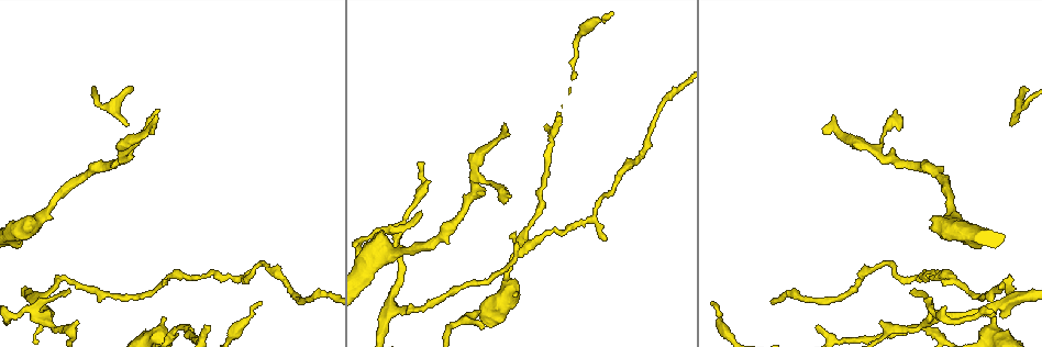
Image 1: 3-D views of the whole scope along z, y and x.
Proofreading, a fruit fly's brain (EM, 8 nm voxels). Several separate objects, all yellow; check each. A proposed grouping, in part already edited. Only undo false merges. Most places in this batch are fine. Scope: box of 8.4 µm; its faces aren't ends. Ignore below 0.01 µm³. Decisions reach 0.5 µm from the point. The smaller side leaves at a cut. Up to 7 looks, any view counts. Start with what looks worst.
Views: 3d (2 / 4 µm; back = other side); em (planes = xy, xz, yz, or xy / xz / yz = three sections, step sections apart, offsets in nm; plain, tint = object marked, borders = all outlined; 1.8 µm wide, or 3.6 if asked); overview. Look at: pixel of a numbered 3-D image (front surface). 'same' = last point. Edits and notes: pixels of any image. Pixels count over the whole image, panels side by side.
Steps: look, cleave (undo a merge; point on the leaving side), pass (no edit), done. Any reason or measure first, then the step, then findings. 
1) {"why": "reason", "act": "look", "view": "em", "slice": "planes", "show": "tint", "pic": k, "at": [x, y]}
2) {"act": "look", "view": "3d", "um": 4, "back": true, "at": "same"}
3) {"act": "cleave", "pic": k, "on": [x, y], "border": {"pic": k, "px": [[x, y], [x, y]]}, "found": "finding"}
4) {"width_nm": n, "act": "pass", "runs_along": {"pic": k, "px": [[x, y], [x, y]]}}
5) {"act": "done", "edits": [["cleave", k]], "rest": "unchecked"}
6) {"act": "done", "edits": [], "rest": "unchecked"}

{"why": "a narrow waist", "act": "look", "view": "em", "slice": "planes", "show": "tint", "pic": 1, "at": [874, 152]}

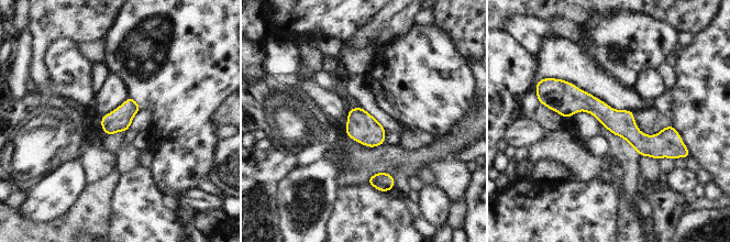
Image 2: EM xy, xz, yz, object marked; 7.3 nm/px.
{"act": "pass", "runs_along": {"pic": 2, "px": [[548, 101], [588, 102], [639, 141], [675, 133]]}, "found": "continuous, no second neuron"}

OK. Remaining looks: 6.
{"why": "arms part here", "act": "look", "view": "em", "um": 3.6, "slice": "planes", "show": "tint", "pic": 1, "at": [391, 310]}

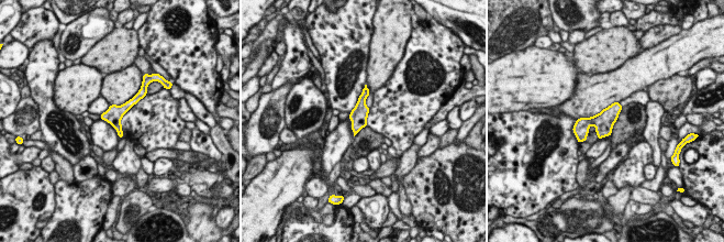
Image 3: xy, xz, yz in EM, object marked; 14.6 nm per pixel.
{"act": "pass", "found": "one neuron here"}

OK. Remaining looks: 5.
{"why": "thick turns thin", "act": "look", "view": "em", "um": 3.6, "slice": "planes", "show": "tint", "pic": 1, "at": [161, 332]}

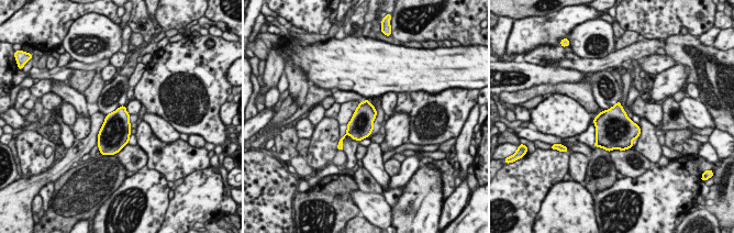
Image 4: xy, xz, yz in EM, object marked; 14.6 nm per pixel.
{"act": "pass", "found": "all the same neuron"}

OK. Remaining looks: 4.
{"act": "done", "edits": [], "rest": "unchecked"}

